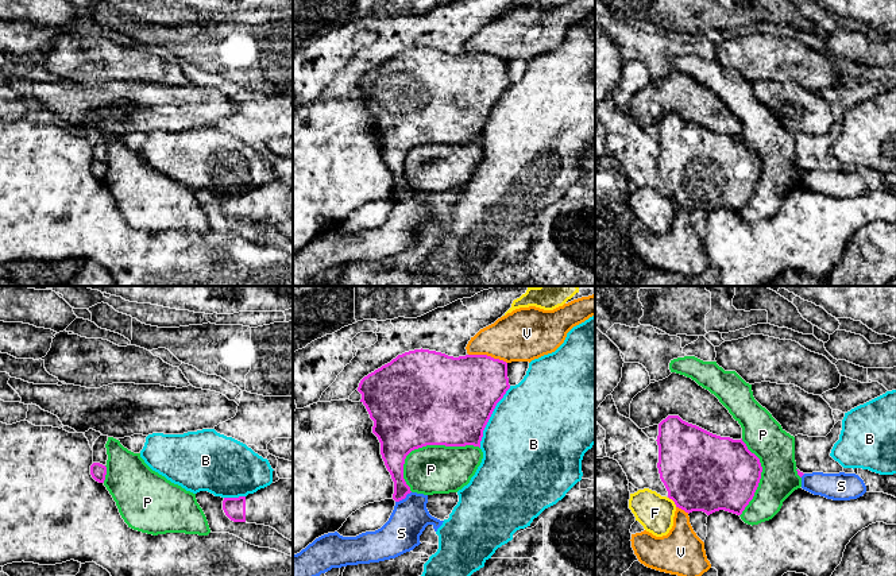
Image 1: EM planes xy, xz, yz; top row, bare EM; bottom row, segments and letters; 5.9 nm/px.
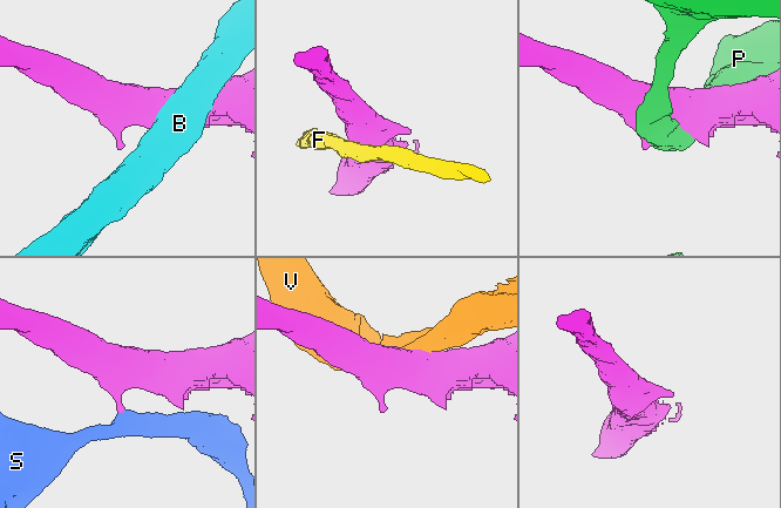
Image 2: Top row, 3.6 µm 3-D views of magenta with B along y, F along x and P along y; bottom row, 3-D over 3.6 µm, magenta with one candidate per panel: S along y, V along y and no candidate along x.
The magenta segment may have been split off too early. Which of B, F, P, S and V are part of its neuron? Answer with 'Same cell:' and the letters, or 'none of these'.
Same cell: none of these

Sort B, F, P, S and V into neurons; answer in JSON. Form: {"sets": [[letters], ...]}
{"sets": [["B"], ["F"], ["P"], ["S"], ["V"]]}

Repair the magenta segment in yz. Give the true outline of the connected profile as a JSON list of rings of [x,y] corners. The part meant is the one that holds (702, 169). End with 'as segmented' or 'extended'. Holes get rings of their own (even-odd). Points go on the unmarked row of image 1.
[[[668,113],[659,121],[659,171],[664,181],[668,196],[672,197],[676,205],[685,210],[703,209],[707,213],[725,208],[741,213],[749,200],[753,197],[758,185],[762,165],[760,156],[752,151],[746,142],[741,138],[721,135],[712,132],[696,123],[683,119],[679,113]]]; as segmented

